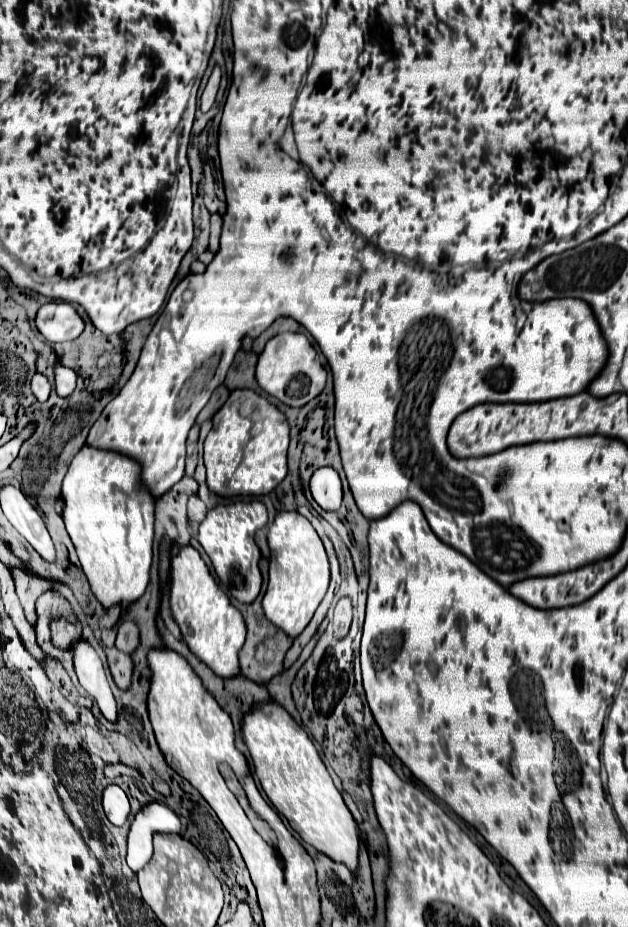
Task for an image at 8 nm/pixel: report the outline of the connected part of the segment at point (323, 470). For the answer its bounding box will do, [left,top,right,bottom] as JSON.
[311,467,343,511]

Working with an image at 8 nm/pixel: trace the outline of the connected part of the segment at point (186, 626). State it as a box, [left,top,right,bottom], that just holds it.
[171,545,245,677]

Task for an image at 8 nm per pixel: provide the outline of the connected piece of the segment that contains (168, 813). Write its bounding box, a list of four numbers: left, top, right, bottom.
[127,803,179,871]

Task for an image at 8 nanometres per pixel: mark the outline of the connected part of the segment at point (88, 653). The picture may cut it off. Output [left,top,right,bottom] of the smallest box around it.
[71,639,117,723]

